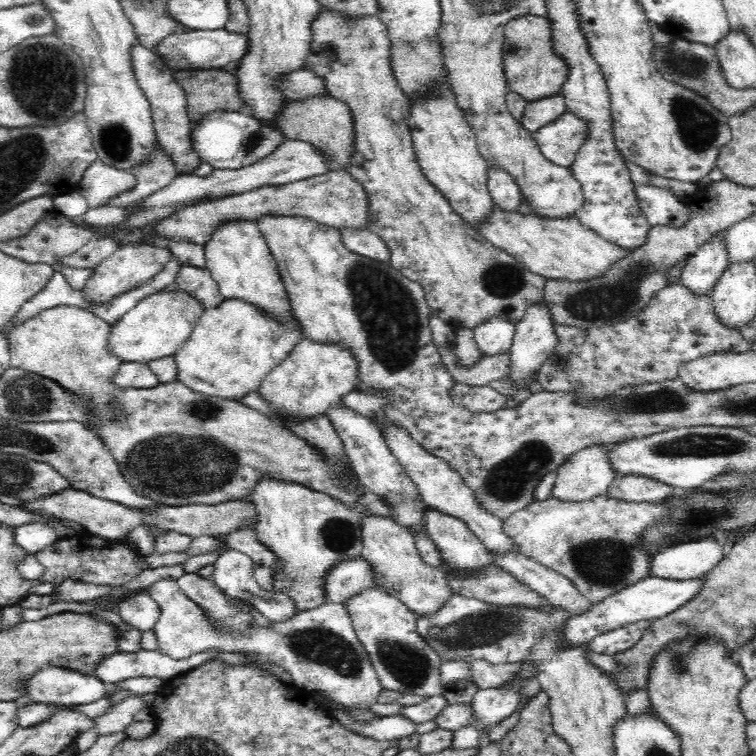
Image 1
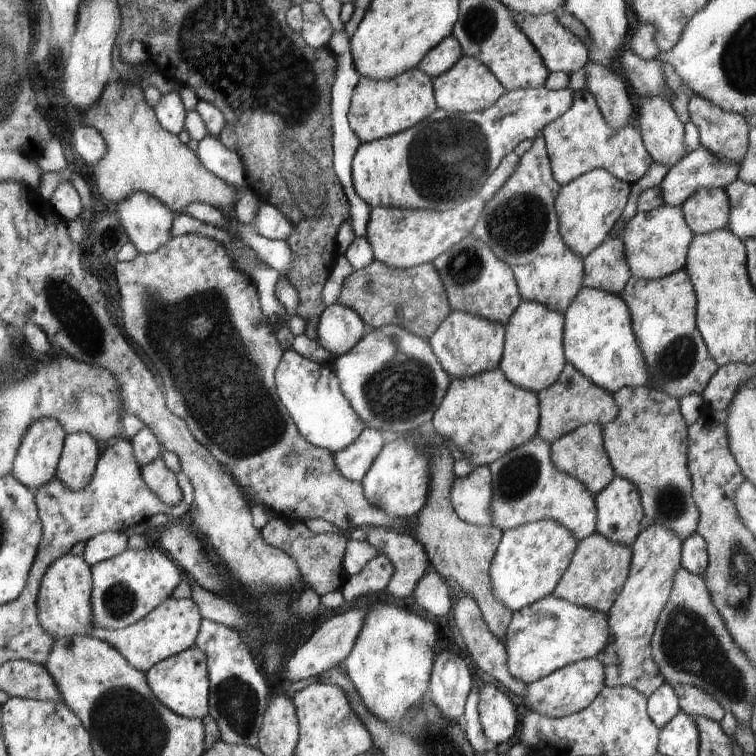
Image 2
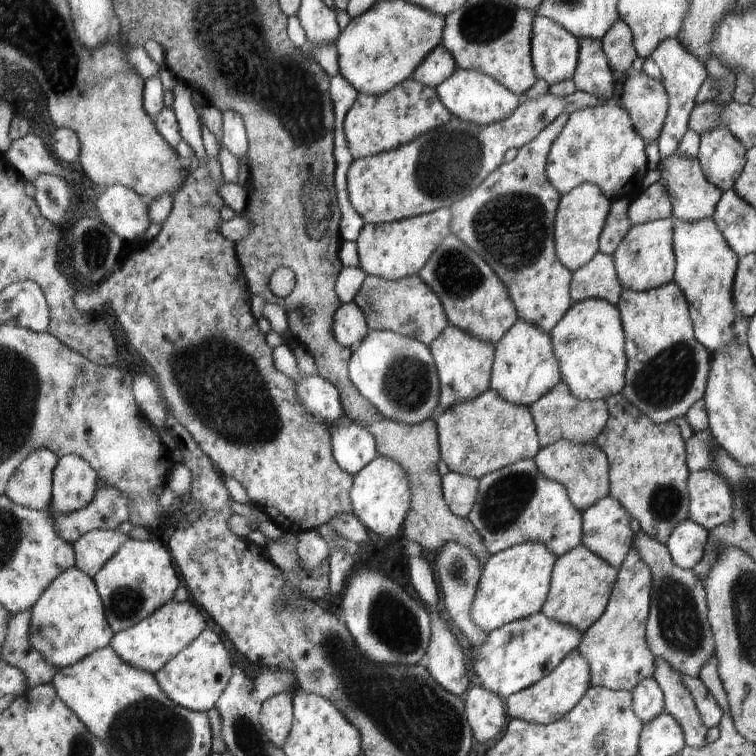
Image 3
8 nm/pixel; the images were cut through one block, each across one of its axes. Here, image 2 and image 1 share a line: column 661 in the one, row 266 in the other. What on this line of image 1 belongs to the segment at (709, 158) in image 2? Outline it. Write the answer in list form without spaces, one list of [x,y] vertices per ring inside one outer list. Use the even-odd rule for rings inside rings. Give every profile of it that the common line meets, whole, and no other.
[[[181,263],[178,274],[174,278],[178,290],[188,291],[198,299],[202,299],[204,310],[219,303],[223,296],[220,294],[217,282],[212,279],[211,273],[200,266]]]

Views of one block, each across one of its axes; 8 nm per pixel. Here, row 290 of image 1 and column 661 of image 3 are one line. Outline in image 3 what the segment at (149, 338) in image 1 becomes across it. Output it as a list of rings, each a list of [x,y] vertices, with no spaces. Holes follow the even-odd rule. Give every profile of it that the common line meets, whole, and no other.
[[[675,150],[673,154],[661,159],[658,164],[662,170],[661,178],[658,181],[662,182],[662,187],[668,194],[672,216],[689,222],[709,219],[721,192],[705,180],[699,161],[696,158],[679,155]]]

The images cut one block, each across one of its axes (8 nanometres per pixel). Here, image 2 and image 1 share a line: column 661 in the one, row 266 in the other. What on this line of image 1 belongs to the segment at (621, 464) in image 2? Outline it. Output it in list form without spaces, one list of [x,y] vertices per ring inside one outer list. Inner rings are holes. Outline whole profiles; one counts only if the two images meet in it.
[[[320,8],[320,12],[316,14],[316,18],[312,20],[310,24],[310,33],[312,33],[312,40],[309,44],[309,53],[304,60],[304,69],[307,69],[310,73],[314,73],[316,77],[322,79],[324,88],[334,98],[344,101],[348,105],[351,112],[351,124],[354,129],[354,138],[352,138],[351,155],[349,161],[345,164],[345,169],[354,175],[358,182],[364,185],[368,197],[370,197],[370,230],[379,234],[391,252],[390,264],[395,270],[398,270],[403,276],[410,278],[410,280],[416,281],[419,285],[423,286],[425,299],[429,304],[430,312],[438,315],[438,317],[446,320],[454,328],[460,325],[466,326],[473,330],[473,328],[480,324],[482,320],[487,319],[490,315],[506,315],[510,318],[510,322],[516,325],[519,318],[522,318],[526,307],[530,303],[535,303],[538,299],[542,299],[544,295],[544,288],[546,286],[547,279],[540,274],[535,274],[534,271],[528,269],[525,264],[522,264],[514,255],[507,253],[505,250],[500,250],[486,240],[472,225],[468,225],[468,221],[464,221],[458,211],[454,210],[454,207],[450,204],[450,201],[444,197],[442,192],[430,182],[430,179],[426,178],[422,167],[417,161],[415,150],[413,147],[412,134],[410,133],[410,127],[407,124],[407,114],[409,113],[409,102],[407,102],[407,96],[402,87],[398,85],[398,79],[396,79],[395,71],[392,61],[392,42],[387,25],[381,20],[381,14],[370,14],[367,16],[360,16],[355,18],[349,16],[344,12],[338,10],[329,10],[329,8]]]

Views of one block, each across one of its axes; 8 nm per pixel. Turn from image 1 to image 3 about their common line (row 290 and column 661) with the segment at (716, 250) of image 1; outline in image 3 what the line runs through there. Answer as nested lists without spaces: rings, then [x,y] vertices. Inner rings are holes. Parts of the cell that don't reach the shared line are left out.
[[[651,677],[644,678],[630,690],[630,693],[632,694],[632,710],[643,724],[664,712],[662,692]]]

